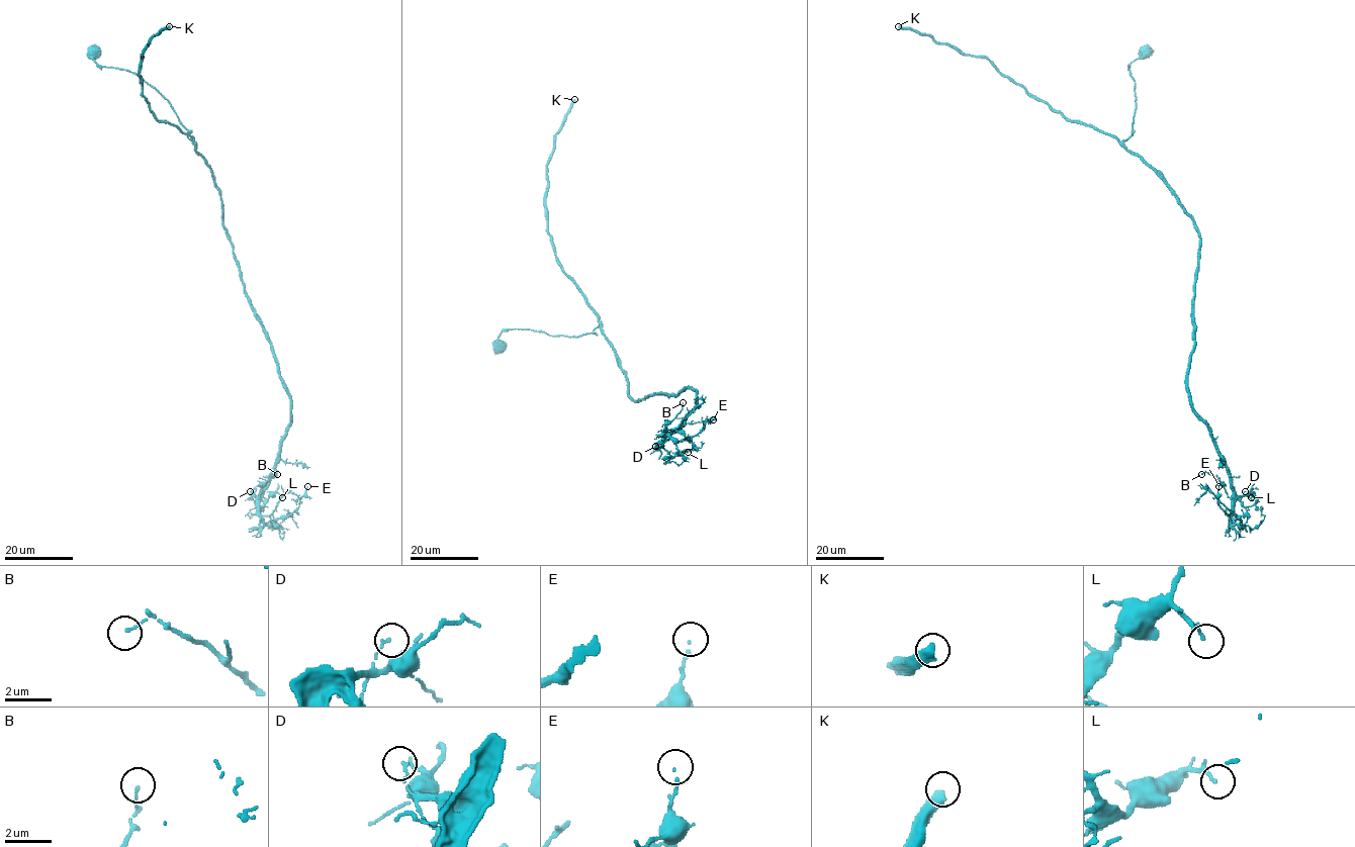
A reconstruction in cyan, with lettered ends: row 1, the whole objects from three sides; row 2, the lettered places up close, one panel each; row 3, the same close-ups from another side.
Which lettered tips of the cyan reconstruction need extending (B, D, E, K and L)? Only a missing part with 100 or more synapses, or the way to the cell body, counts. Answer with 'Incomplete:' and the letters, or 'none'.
Incomplete: K

